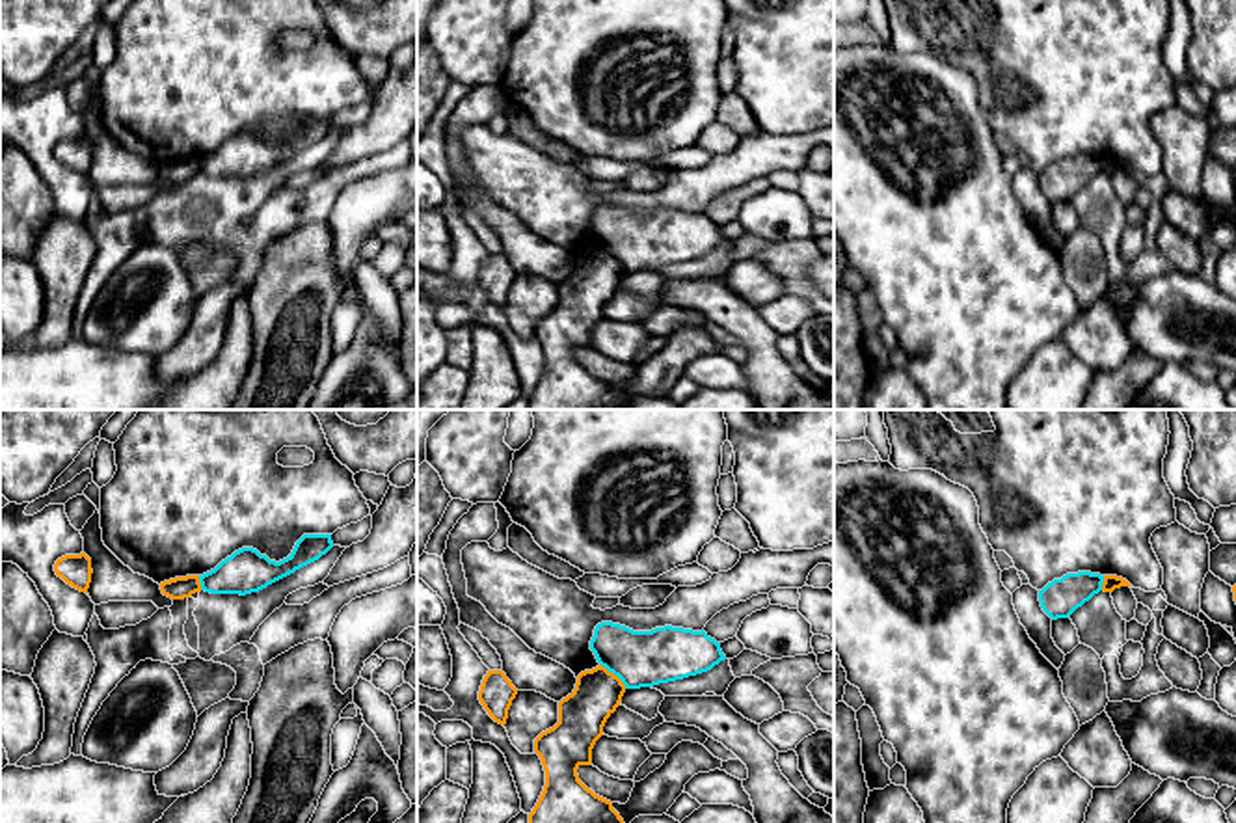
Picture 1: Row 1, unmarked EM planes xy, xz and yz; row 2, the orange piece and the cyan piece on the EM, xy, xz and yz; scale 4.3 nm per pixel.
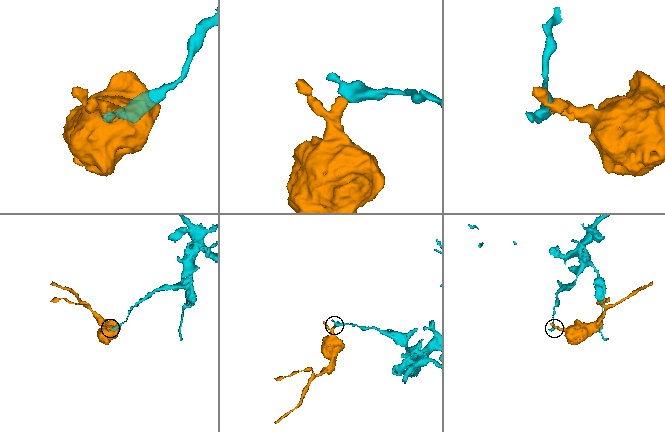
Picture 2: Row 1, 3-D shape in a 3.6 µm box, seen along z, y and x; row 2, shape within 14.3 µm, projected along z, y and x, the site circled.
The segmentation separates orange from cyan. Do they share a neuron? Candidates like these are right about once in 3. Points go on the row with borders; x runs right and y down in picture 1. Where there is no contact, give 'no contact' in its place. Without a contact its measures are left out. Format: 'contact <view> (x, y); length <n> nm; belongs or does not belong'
contact xz (613, 674); length 160 nm; does not belong

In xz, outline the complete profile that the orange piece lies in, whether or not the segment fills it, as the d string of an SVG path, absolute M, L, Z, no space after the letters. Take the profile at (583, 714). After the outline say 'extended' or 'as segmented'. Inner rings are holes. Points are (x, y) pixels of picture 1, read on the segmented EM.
M601 665L577 676L573 693L558 702L558 722L534 739L534 752L545 771L545 786L529 814L529 823L624 823L612 803L588 789L577 775L581 765L592 763L592 749L624 693L622 680Z | as segmented

